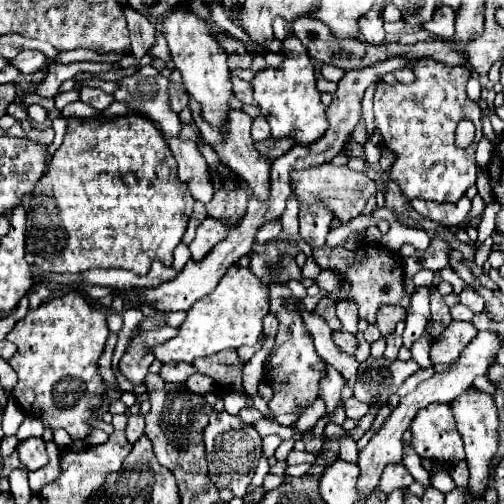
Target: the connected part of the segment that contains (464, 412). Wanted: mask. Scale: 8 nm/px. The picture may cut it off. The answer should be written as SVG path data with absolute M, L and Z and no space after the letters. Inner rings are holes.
M472 386L466 392L462 392L456 400L452 400L450 408L454 412L454 418L464 440L464 448L466 448L466 462L470 470L468 488L472 490L472 496L478 498L488 486L486 482L490 476L490 462L496 456L496 448L498 448L498 410L494 404L494 396Z

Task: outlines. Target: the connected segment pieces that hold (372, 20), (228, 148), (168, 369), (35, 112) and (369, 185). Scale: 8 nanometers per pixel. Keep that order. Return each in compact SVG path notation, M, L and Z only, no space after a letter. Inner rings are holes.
M372 8L360 18L360 38L364 38L370 44L386 42L386 32L382 28L382 10Z
M190 98L190 110L192 110L194 118L196 118L196 126L200 128L202 136L216 148L216 152L218 152L218 156L220 156L220 162L222 162L222 164L228 164L242 180L248 182L248 186L250 186L252 194L256 196L256 200L262 200L262 202L268 200L268 196L270 196L268 168L272 166L272 162L270 162L268 158L264 158L264 156L254 148L254 140L252 140L252 136L250 136L252 118L250 118L246 112L242 112L242 110L232 110L232 112L230 112L230 122L228 122L228 138L226 138L228 144L226 144L226 140L222 140L220 132L216 132L216 128L210 128L206 122L200 120L200 106L198 106L192 98Z
M172 362L172 364L164 364L160 370L160 376L164 380L170 382L182 382L186 380L190 374L194 374L194 366L186 364L186 362Z
M30 104L28 106L28 118L34 120L34 122L38 122L38 124L42 124L42 122L48 120L48 112L40 104Z
M322 164L302 172L292 172L292 182L294 182L294 194L300 198L300 202L306 204L316 200L326 202L334 218L340 222L356 218L366 208L368 200L378 194L378 184L366 172L354 172L348 166L334 166L334 164Z

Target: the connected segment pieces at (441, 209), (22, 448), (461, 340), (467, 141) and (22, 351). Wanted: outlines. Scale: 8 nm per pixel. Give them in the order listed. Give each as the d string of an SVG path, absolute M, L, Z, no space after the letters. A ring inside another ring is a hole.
M462 196L456 204L436 204L430 200L412 200L410 204L418 214L440 222L442 226L460 226L468 218L468 212L472 208L468 196Z
M26 438L18 444L18 458L20 462L28 468L28 470L38 470L42 466L48 464L48 456L46 456L46 448L44 448L44 440L42 438Z
M453 320L448 324L448 328L442 334L442 340L438 340L432 346L432 362L434 364L452 364L460 350L470 342L476 335L478 330L472 322Z
M462 119L456 128L456 146L458 148L468 148L475 137L475 126L467 119Z
M76 290L48 300L36 310L28 310L6 336L6 340L18 348L10 358L10 366L18 374L12 396L20 408L28 416L46 420L52 430L64 428L72 440L86 438L90 432L86 420L94 418L94 410L102 406L102 394L106 390L98 374L98 358L108 334L106 310L92 306L88 298Z

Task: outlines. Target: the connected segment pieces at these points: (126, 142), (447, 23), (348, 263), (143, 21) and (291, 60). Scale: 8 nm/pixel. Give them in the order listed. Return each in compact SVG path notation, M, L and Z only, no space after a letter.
M126 114L112 120L70 118L62 146L54 152L46 174L38 180L26 226L26 250L46 272L80 274L90 268L122 268L134 274L148 274L154 260L172 266L172 252L180 244L194 200L178 178L176 160L160 128L140 116Z
M440 6L434 14L436 18L432 18L432 24L436 26L430 26L426 24L426 28L430 28L434 32L434 36L438 38L446 38L450 40L455 34L455 12L450 6Z
M362 240L354 252L338 244L334 248L328 248L328 246L314 248L312 256L320 268L332 270L344 282L350 284L350 292L346 300L352 300L358 304L358 318L366 320L368 324L376 324L376 314L382 306L392 304L392 306L402 306L404 310L410 308L410 296L404 290L404 264L398 252L392 252L380 244L370 244Z
M124 8L126 20L128 20L128 30L130 30L130 40L132 40L132 54L136 58L142 58L148 48L154 44L154 24L140 12L132 8Z
M290 36L282 42L284 60L278 68L264 68L256 72L252 78L254 88L254 100L260 106L264 118L270 124L272 138L284 138L290 136L300 144L310 144L324 136L328 122L326 122L326 108L320 102L320 92L316 88L316 72L314 62L308 56L308 50L296 40L296 36Z

